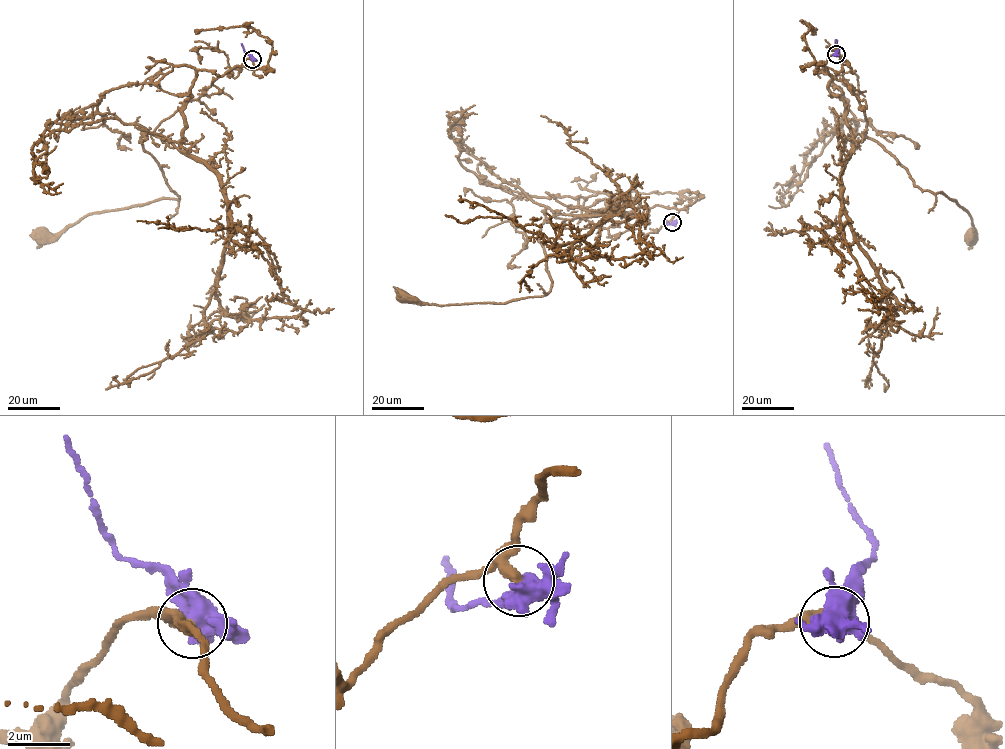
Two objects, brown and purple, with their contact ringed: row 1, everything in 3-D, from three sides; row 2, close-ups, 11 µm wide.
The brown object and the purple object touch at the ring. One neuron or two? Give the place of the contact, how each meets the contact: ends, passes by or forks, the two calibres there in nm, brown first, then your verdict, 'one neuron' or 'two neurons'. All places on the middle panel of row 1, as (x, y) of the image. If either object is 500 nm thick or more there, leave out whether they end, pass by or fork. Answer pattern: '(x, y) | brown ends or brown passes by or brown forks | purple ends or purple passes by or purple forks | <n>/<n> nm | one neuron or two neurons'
(672, 222) | 260/550 nm | one neuron

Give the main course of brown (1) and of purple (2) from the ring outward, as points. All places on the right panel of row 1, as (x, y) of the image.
1: (835, 54), (822, 65), (858, 97), (865, 136), (892, 154), (915, 186), (943, 193), (968, 211), (972, 237)
2: (835, 54), (839, 48), (835, 39)

